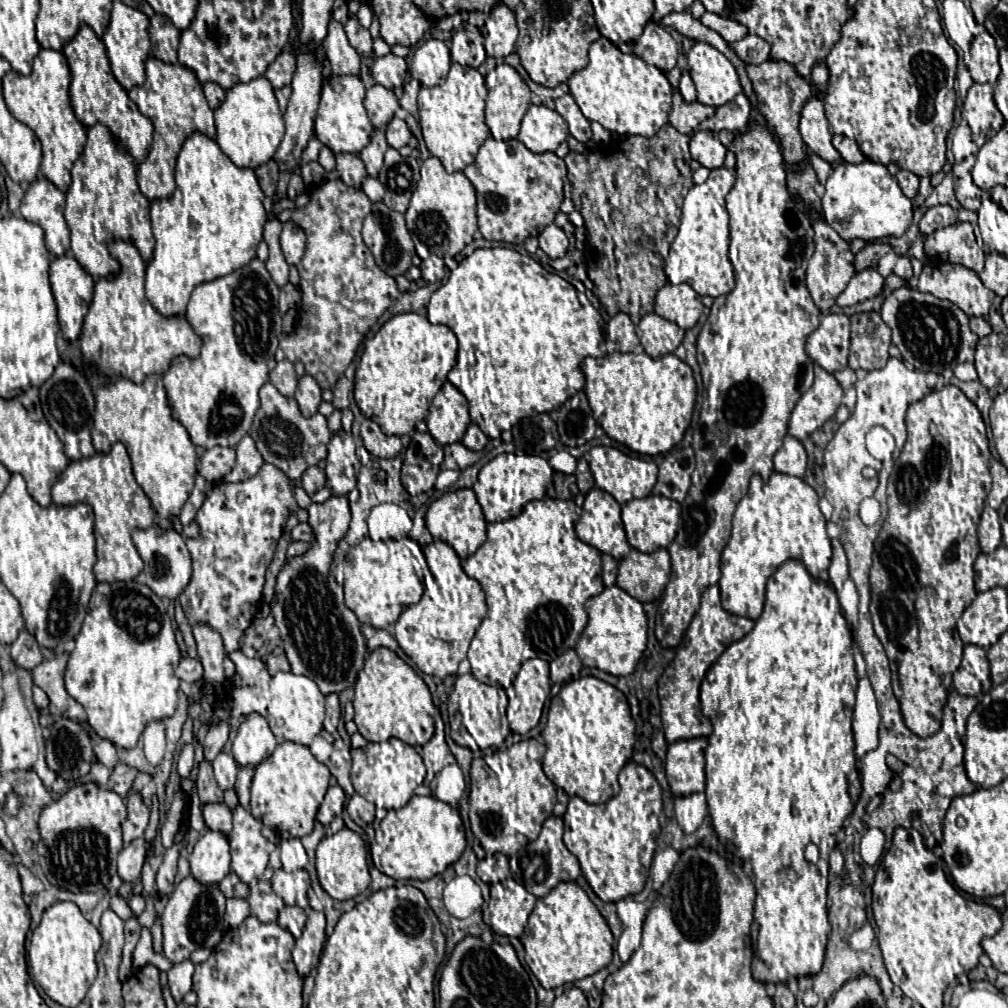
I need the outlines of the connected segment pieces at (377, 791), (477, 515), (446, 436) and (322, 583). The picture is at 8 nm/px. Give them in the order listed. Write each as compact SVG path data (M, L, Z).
M390 738L382 744L368 744L366 748L352 750L352 770L350 780L354 784L356 794L366 798L368 802L380 802L386 810L402 808L414 794L416 786L420 786L426 776L426 766L422 756L414 750L414 746L408 746L400 742L398 738Z
M472 490L446 492L442 498L434 500L426 512L426 526L436 540L450 544L462 560L472 556L478 550L478 546L486 540L486 520Z
M444 382L440 392L434 396L430 404L430 414L426 418L426 426L430 436L440 444L460 442L466 428L470 424L468 402L460 390L456 390L450 382Z
M332 496L322 504L312 502L308 508L308 524L316 532L316 544L310 552L286 562L278 576L278 602L272 608L276 626L280 628L282 646L294 674L308 676L324 694L342 692L354 686L366 658L366 640L360 634L356 614L344 604L342 586L330 576L330 562L338 540L350 524L350 506L346 496Z

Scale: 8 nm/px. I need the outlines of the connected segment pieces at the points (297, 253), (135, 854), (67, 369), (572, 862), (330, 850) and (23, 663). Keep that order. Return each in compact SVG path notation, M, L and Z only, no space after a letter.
M292 222L284 224L282 234L280 234L280 246L282 246L282 254L286 258L286 262L290 266L296 266L306 250L306 236L300 228L296 228Z
M136 838L136 842L130 842L124 846L124 850L118 856L118 874L124 882L134 882L140 876L142 864L146 858L146 842L144 838Z
M60 362L56 366L54 374L40 386L40 398L42 398L44 416L50 422L50 426L56 430L58 438L62 440L66 456L72 460L92 456L96 452L92 446L92 438L90 438L94 396L92 396L92 390L88 386L86 376L80 370L76 370L74 366Z
M550 816L544 826L542 826L542 832L538 836L538 840L530 842L526 846L526 866L522 870L522 878L524 878L524 886L538 898L546 896L558 882L570 882L570 880L576 880L580 876L580 866L578 866L578 860L566 850L566 846L562 844L562 832L564 832L564 824L562 824L562 818L556 818L556 816Z
M342 828L340 832L326 836L316 848L316 871L322 888L334 900L348 900L362 894L370 884L366 846L364 846L362 836L348 828Z
M26 628L20 630L16 642L12 642L10 656L20 668L26 668L26 670L32 670L34 666L38 666L42 662L40 644L36 642L36 638Z

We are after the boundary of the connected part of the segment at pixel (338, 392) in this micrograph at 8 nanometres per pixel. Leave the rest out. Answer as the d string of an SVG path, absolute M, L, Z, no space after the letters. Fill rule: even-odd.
M344 376L338 378L336 388L332 390L332 392L334 392L334 400L332 400L332 404L334 404L336 408L340 408L340 410L346 408L346 406L348 406L348 394L350 394L350 390L352 390L352 382L346 380Z

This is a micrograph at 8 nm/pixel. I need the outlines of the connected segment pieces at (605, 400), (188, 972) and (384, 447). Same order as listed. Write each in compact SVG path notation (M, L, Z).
M614 352L602 358L586 358L580 368L586 378L584 392L586 392L588 404L592 406L592 414L598 426L602 426L602 430L606 432L606 436L646 456L666 454L682 440L692 420L692 410L696 400L694 376L686 362L678 360L674 354L666 354L658 360L652 360L646 352L628 352L628 354Z
M190 958L180 964L172 964L172 968L168 970L168 986L170 986L170 992L176 1002L182 1000L186 992L190 992L192 974L194 974L194 964Z
M362 420L360 436L366 450L376 458L394 458L402 452L402 442L398 436L386 436L380 426L372 420Z

